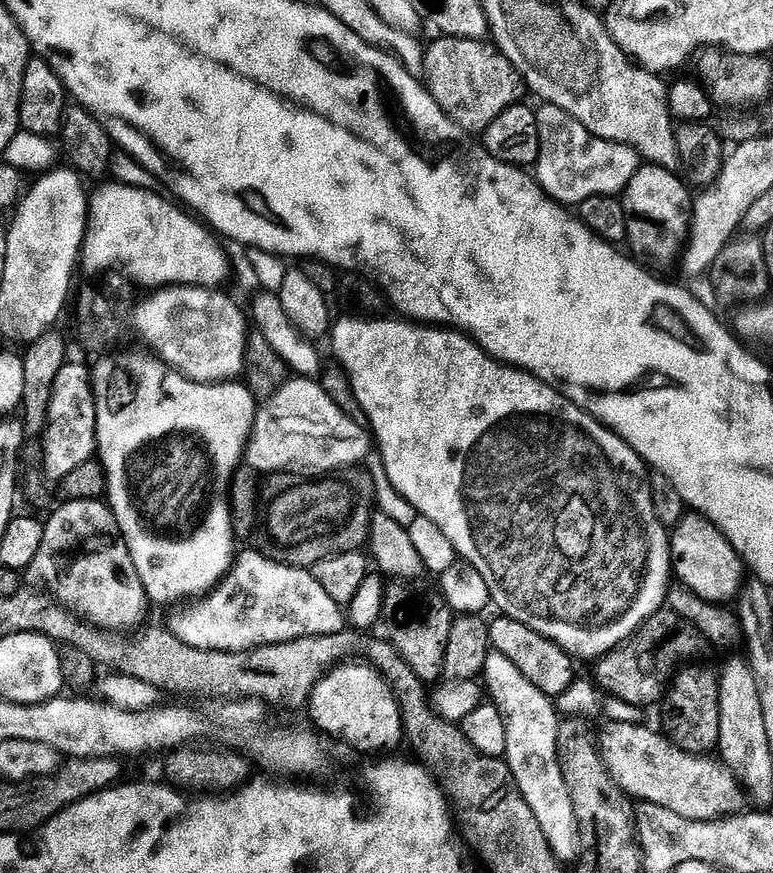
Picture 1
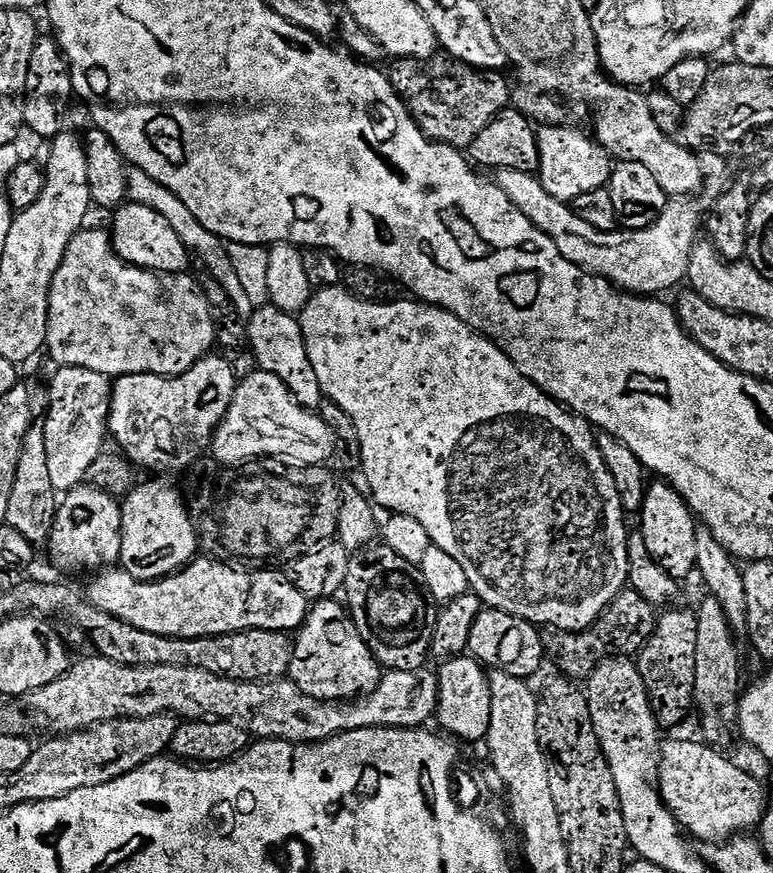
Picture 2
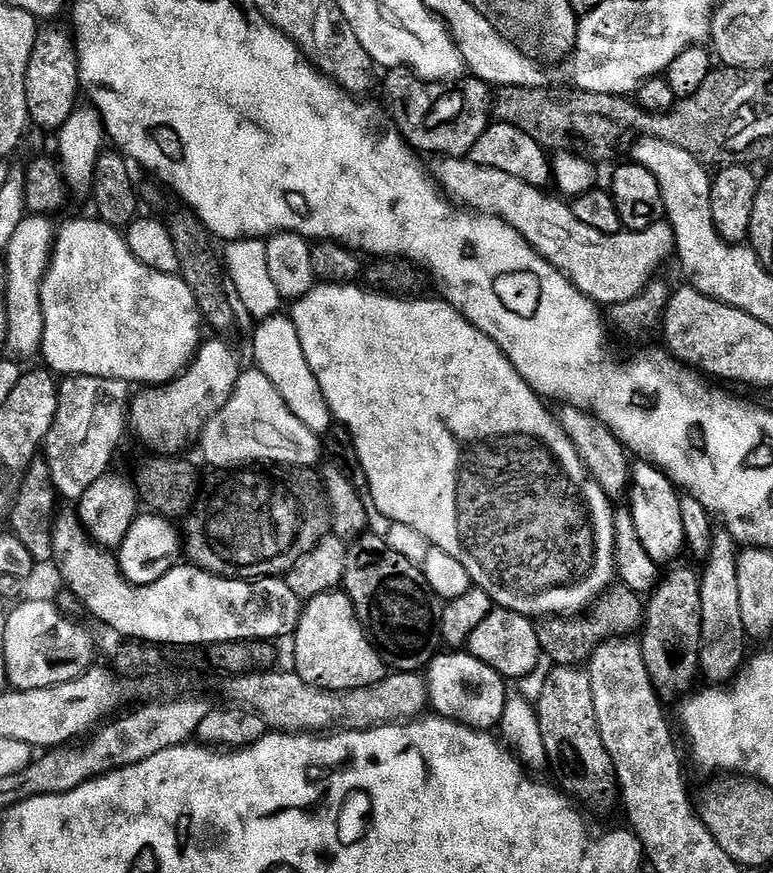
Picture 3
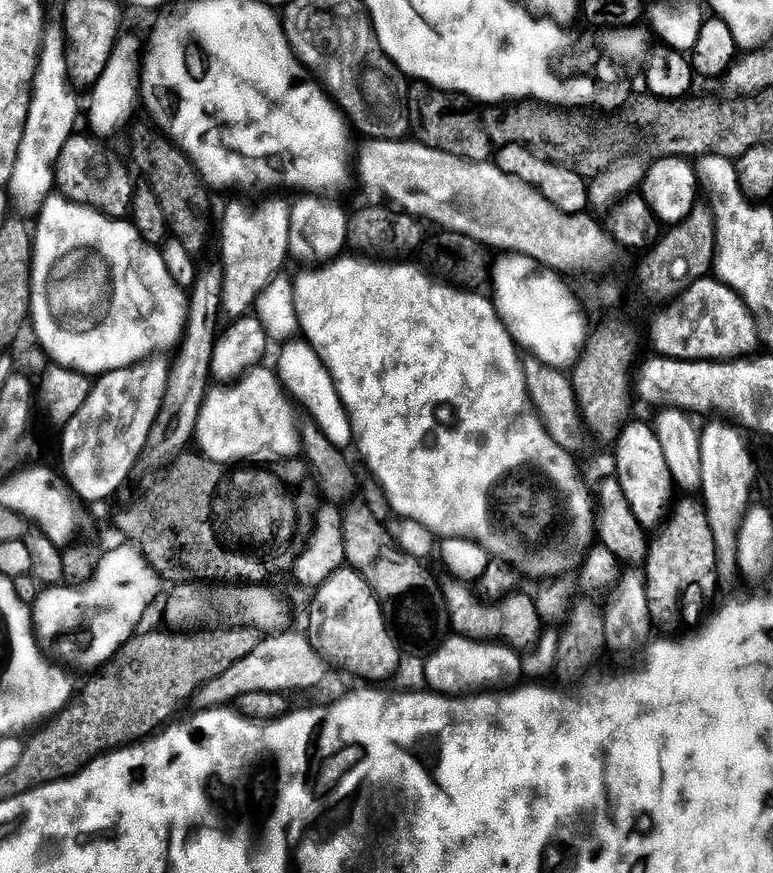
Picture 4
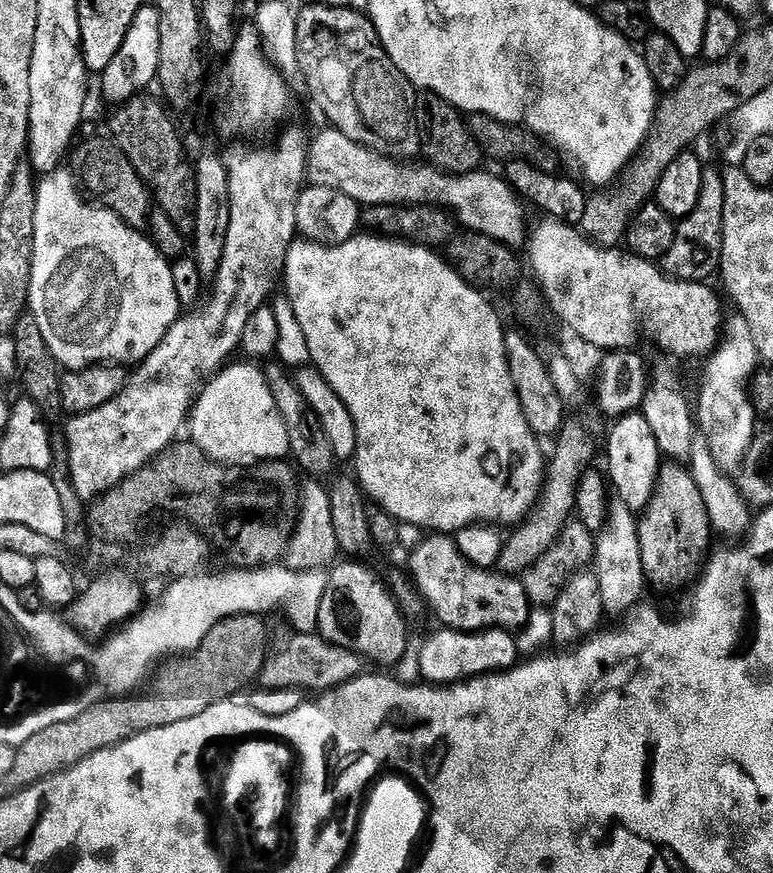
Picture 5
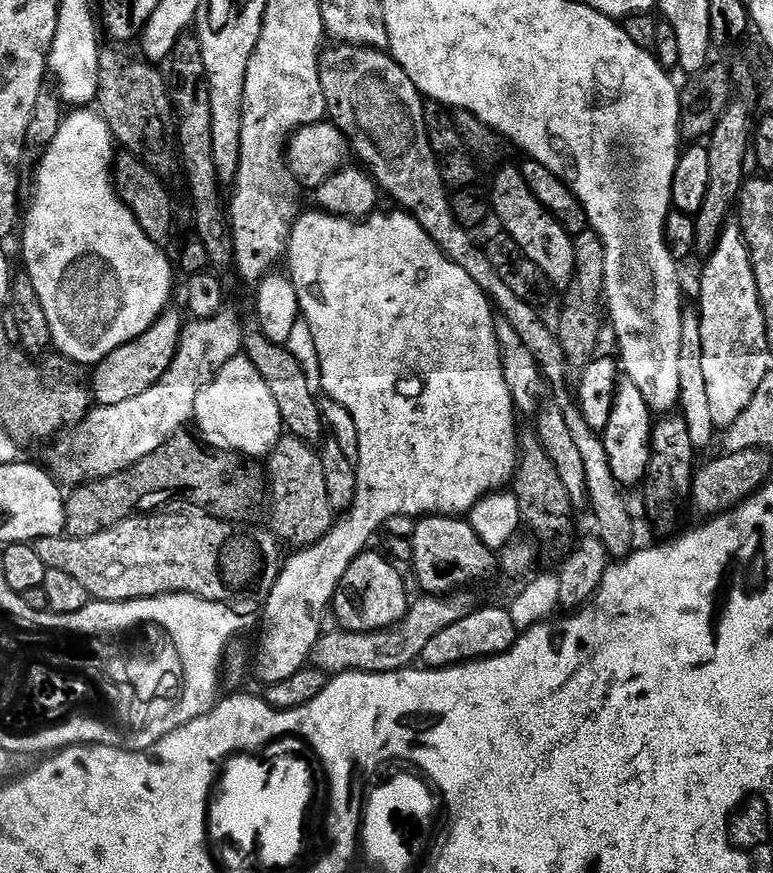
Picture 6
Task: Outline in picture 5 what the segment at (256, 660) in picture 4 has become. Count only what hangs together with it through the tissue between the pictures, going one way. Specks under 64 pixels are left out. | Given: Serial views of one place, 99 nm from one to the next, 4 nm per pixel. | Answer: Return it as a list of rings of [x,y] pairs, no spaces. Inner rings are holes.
[[[319,634],[293,635],[293,640],[281,652],[273,651],[264,662],[258,680],[265,688],[298,688],[312,694],[323,694],[363,673],[363,657],[342,646],[334,646]]]

